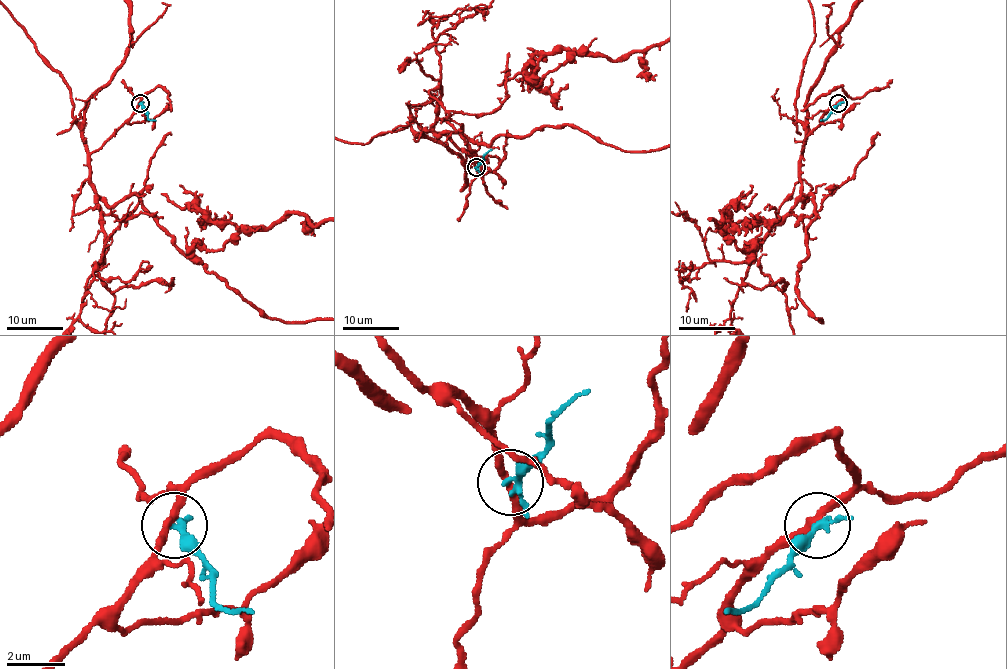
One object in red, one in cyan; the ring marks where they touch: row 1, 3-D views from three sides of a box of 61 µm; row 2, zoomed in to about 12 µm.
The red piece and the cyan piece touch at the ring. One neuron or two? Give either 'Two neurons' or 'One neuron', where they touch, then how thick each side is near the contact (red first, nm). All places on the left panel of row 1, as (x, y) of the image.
Two neurons. Place: (140, 103). Thickness 260 nm (red) against 260 nm

